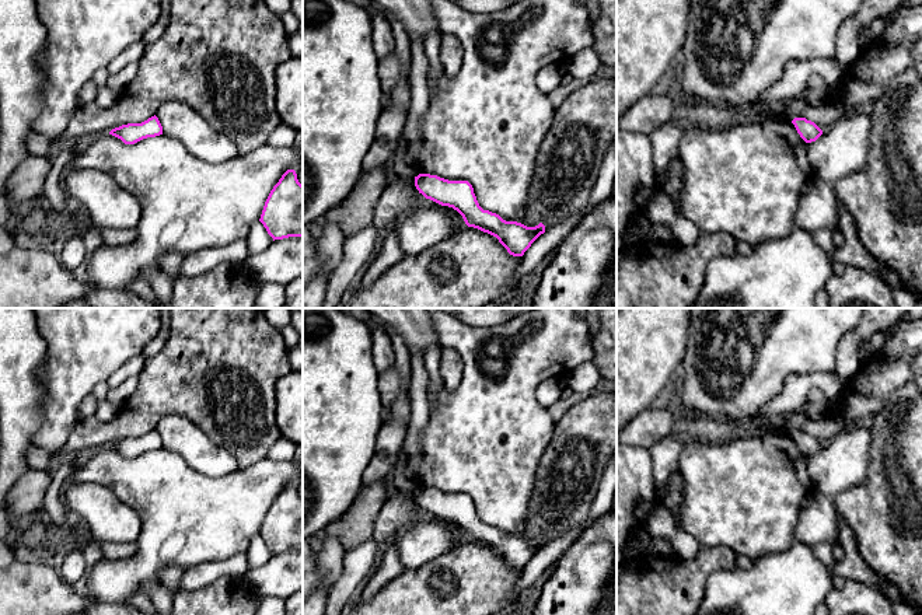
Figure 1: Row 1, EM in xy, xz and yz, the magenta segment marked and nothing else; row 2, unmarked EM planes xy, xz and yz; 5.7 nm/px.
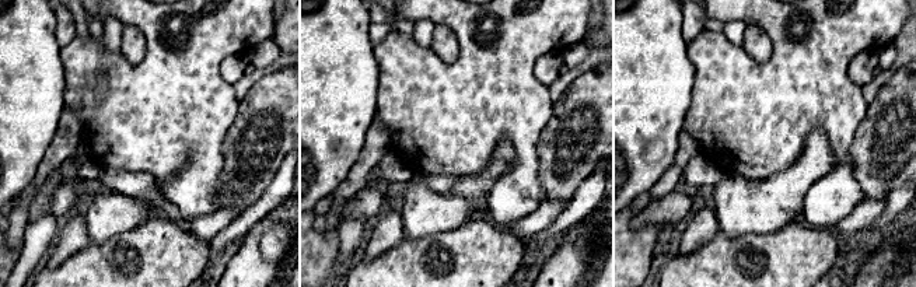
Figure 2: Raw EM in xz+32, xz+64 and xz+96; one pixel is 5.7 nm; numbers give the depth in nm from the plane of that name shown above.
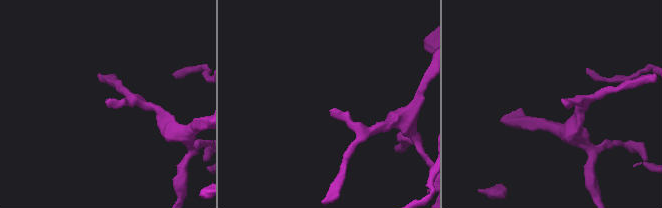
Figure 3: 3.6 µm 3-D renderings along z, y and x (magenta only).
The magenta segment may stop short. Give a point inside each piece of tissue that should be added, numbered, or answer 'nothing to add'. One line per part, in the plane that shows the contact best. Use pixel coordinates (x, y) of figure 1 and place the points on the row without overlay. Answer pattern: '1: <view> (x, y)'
nothing to add

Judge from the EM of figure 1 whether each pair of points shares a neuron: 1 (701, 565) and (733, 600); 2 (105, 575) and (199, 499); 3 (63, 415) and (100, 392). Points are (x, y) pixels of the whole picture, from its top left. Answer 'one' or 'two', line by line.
1: two
2: one
3: two

